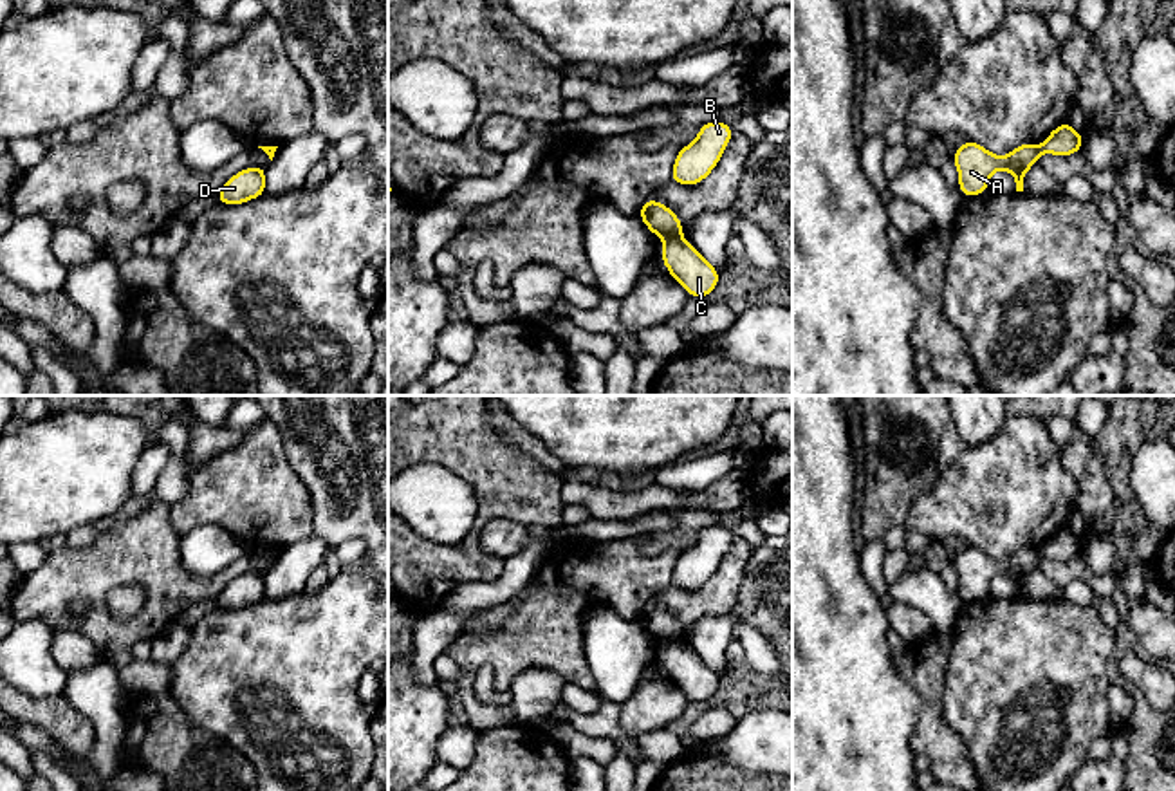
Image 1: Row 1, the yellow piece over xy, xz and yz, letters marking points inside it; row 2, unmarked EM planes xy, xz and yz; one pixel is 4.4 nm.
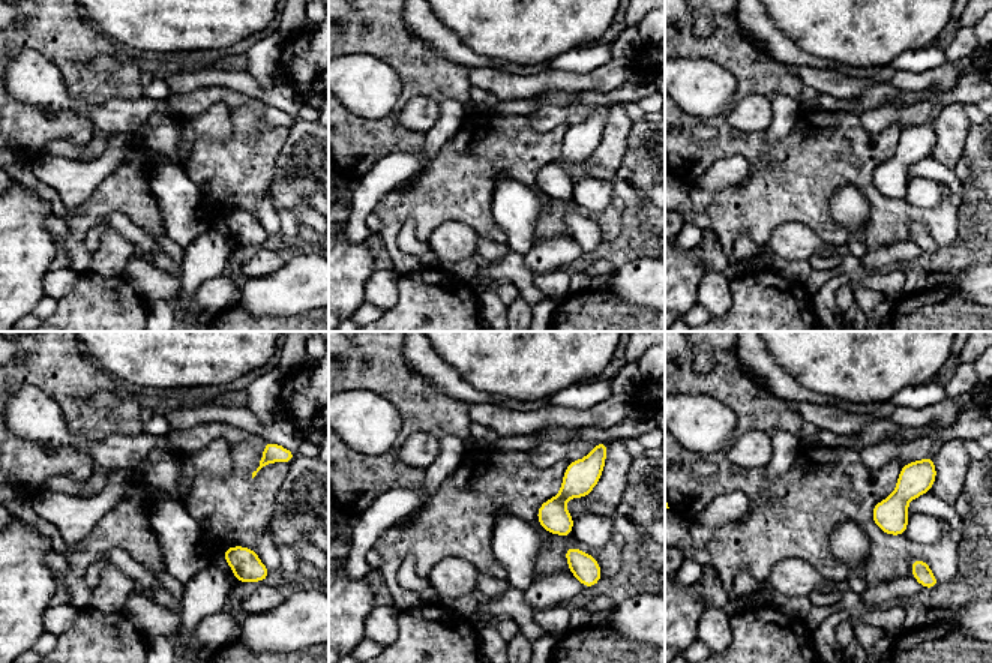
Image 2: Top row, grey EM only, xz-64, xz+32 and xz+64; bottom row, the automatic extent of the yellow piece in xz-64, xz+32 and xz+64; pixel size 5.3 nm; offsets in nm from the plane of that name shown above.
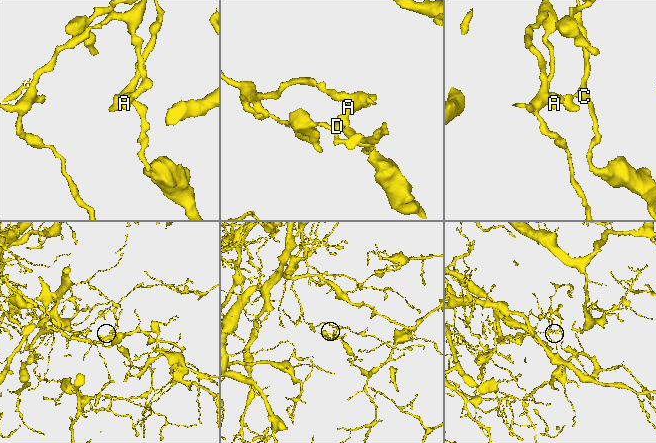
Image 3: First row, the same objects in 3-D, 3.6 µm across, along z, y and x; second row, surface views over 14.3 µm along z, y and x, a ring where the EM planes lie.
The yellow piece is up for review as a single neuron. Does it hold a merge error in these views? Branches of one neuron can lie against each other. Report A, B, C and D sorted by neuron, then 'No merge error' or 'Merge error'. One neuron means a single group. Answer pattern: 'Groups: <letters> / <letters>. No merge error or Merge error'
Groups: A B D / C. Merge error

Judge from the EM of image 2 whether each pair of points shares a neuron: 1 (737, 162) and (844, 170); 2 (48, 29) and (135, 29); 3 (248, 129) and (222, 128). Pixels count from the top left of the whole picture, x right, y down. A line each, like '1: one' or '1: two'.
1: two
2: two
3: two

